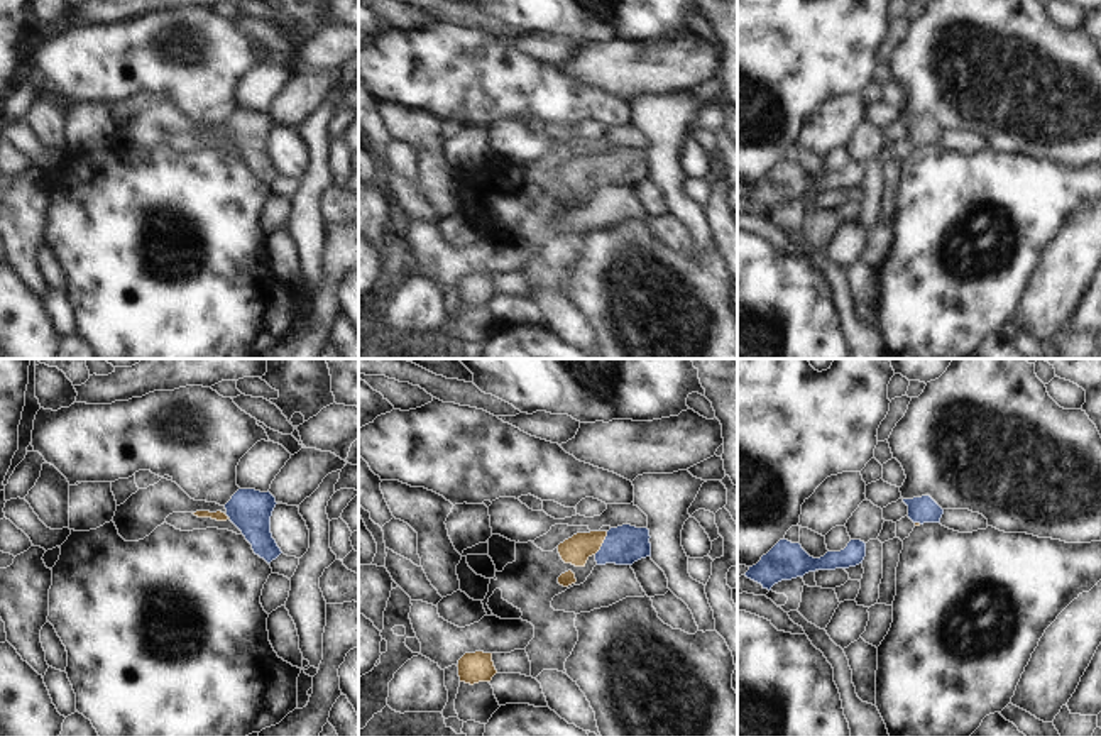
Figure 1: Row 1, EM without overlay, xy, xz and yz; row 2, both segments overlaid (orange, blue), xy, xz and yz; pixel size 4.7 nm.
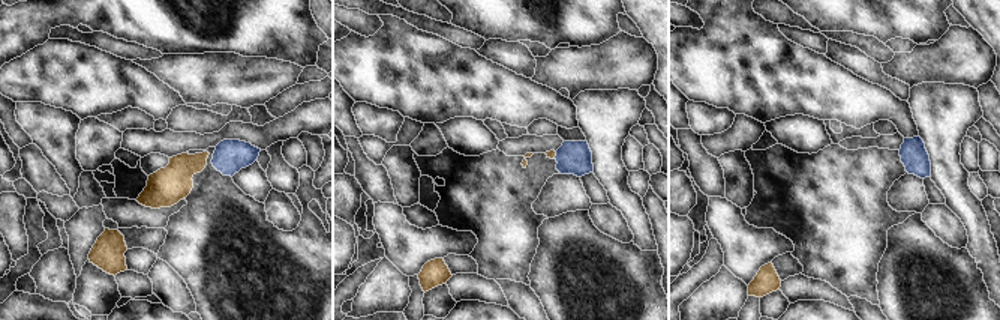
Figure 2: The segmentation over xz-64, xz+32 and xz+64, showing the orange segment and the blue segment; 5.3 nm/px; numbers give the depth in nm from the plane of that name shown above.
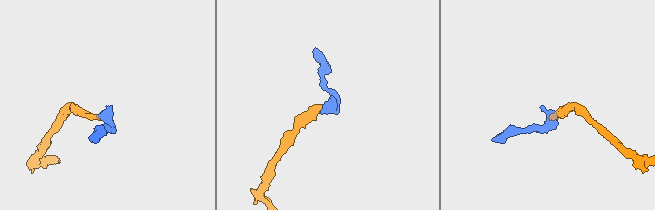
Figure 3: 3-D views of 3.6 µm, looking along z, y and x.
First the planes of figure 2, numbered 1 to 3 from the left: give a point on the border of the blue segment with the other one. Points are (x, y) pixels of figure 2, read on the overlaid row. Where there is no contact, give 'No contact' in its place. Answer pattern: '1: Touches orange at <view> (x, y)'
1: No contact
2: Touches orange at xz+32 (555, 155)
3: No contact.

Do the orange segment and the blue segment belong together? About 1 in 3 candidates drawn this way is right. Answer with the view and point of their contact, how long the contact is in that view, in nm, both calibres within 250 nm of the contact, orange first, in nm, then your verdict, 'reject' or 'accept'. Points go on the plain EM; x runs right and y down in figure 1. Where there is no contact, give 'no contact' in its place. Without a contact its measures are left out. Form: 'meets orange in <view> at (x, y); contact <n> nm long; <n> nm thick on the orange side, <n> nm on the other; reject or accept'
meets orange in xz at (602, 163); contact 130 nm long; 140 nm thick on the orange side, 190 nm on the other; accept

